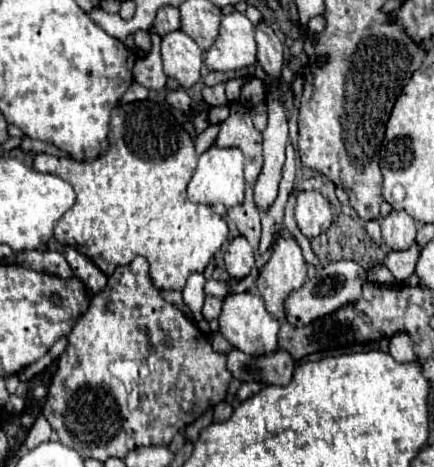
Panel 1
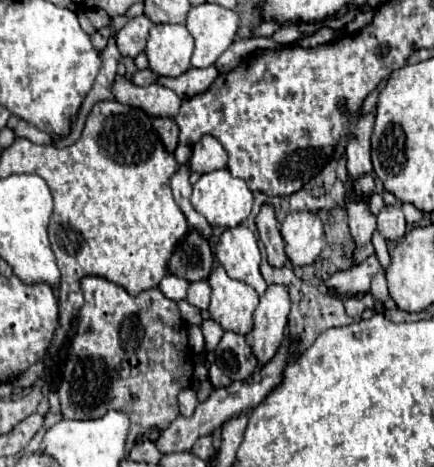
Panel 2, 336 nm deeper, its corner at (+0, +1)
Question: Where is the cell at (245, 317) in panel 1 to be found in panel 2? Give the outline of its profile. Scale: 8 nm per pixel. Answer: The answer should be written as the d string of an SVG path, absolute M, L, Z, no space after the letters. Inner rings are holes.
M222 267L210 273L208 283L212 287L208 307L212 319L218 321L224 331L248 335L254 327L252 315L258 305L258 293L250 285L230 279Z

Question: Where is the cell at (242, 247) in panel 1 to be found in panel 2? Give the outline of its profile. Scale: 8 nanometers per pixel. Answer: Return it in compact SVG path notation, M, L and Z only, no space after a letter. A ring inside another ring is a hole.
M238 225L222 233L216 257L232 279L252 285L258 295L266 291L266 281L260 273L260 249L254 233L246 225Z

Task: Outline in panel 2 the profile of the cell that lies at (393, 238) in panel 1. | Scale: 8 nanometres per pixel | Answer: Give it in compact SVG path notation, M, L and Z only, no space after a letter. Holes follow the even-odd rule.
M384 205L378 213L378 231L388 241L400 241L406 233L406 221L400 205Z

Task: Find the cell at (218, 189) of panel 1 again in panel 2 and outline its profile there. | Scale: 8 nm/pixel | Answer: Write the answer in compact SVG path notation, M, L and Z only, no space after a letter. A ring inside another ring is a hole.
M228 169L200 175L200 179L194 185L190 201L192 201L192 207L198 213L202 213L208 219L208 223L214 227L236 227L244 223L244 219L252 211L252 191L248 189L246 181L234 177Z

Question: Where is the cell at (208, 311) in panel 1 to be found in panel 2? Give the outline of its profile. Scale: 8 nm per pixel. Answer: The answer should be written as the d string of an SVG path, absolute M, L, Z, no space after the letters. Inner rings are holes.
M204 279L202 281L194 281L194 283L190 283L186 301L192 303L194 307L198 307L198 309L208 309L210 293L212 293L212 289L210 289L208 281L204 281Z

